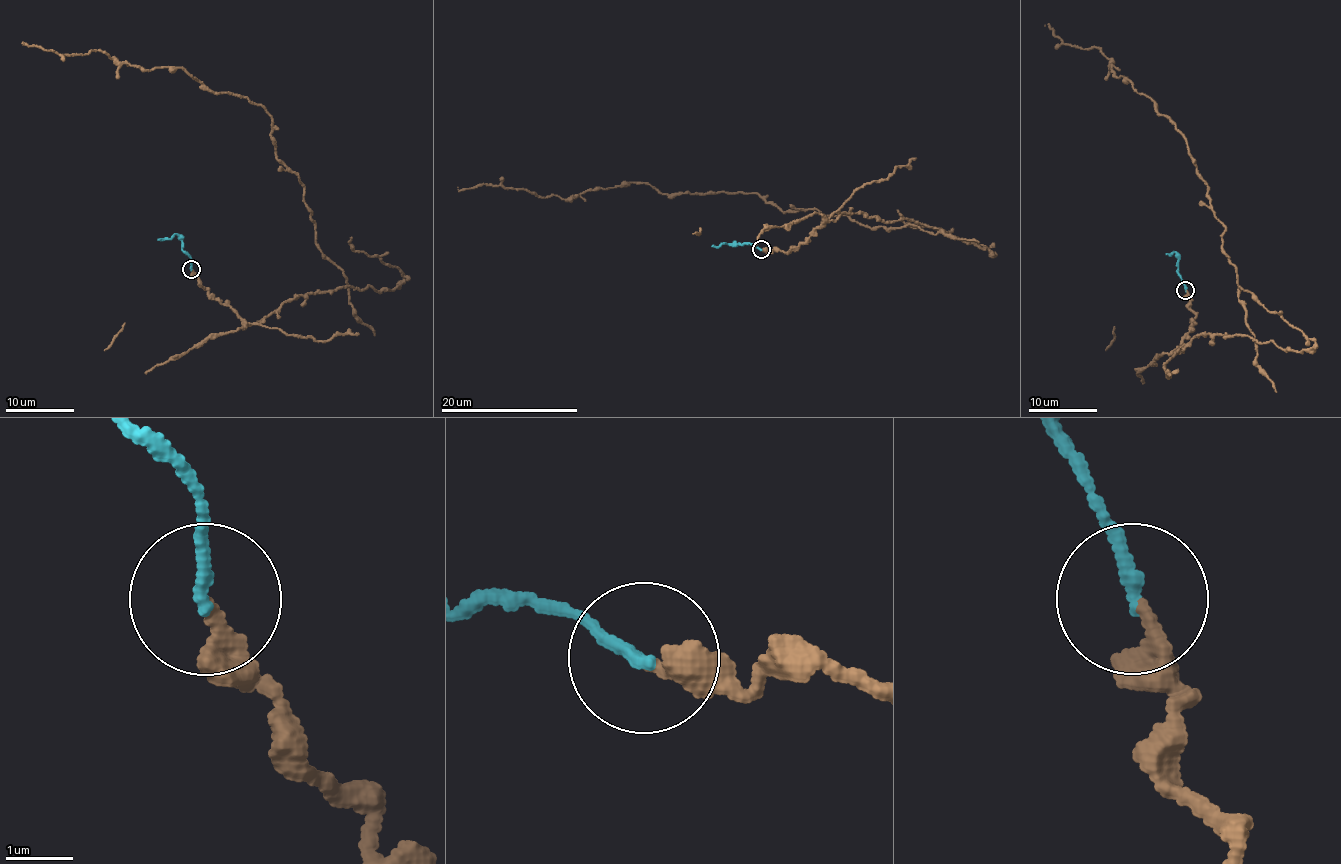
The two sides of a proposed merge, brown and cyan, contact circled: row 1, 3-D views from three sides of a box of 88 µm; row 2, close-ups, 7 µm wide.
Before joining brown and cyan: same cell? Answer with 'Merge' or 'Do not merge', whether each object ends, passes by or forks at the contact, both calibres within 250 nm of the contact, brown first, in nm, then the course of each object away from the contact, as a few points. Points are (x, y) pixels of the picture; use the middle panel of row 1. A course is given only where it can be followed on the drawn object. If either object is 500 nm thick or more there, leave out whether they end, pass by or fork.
Do not merge. At the ring brown ends. At the ring cyan ends. Thickness 240 nm (brown) against 180 nm. Course of brown: (762, 249), (788, 252), (842, 213), (921, 224), (646, 183), (562, 199), (457, 187). Course of cyan: (761, 249), (751, 244), (712, 246)

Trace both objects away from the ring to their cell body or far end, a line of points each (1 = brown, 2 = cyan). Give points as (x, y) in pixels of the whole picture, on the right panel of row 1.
1: (1186, 290), (1195, 316), (1179, 352), (1247, 334), (1182, 134), (1101, 49), (1045, 25)
2: (1185, 290), (1175, 253), (1166, 254)

